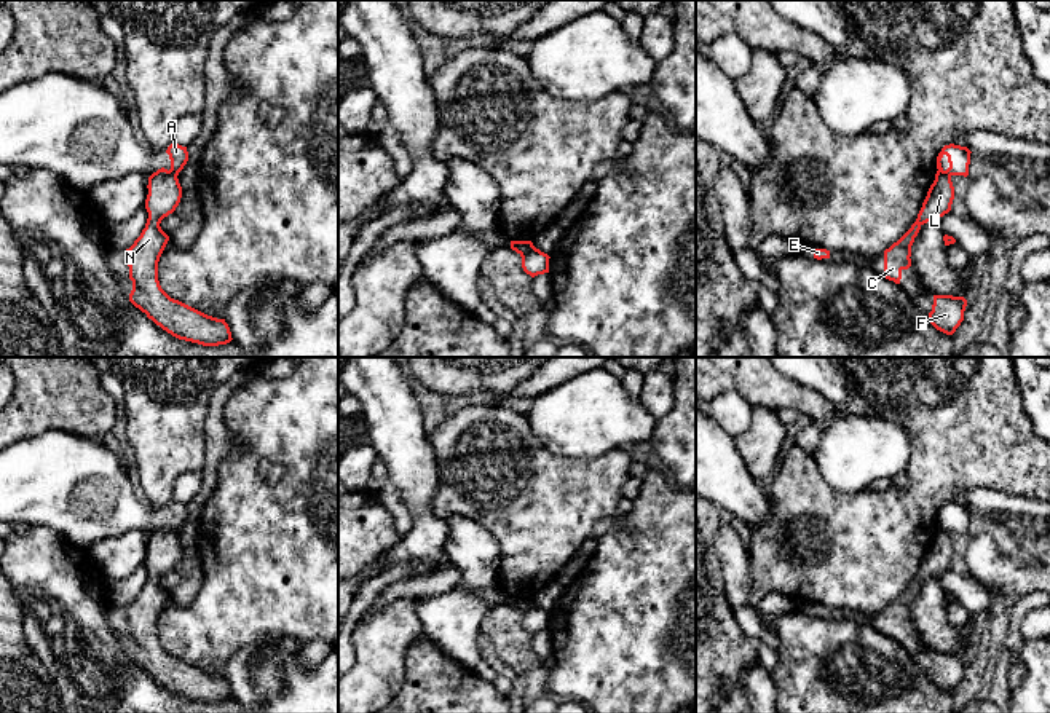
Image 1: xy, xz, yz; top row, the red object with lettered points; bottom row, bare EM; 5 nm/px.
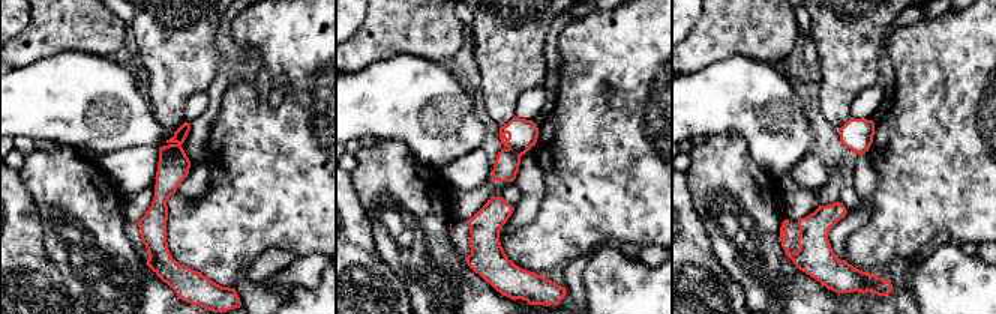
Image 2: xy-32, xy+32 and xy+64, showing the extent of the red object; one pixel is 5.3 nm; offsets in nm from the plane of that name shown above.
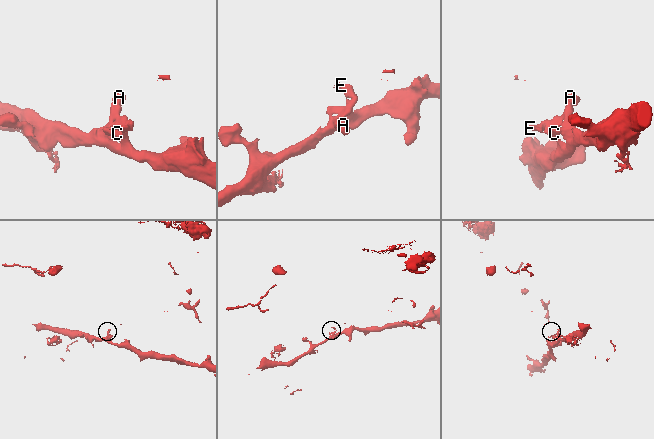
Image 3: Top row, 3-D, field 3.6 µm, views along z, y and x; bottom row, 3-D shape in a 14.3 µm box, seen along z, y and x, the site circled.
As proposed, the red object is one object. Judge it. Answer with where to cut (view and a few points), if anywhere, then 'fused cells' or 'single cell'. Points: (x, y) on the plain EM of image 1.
cut xy (157, 528), (169, 528), (176, 533); fused cells

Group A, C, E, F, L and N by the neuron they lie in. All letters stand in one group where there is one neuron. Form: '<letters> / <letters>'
A / C E F L N

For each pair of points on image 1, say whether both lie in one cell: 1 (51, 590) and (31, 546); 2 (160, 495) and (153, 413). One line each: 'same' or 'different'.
1: same
2: same

